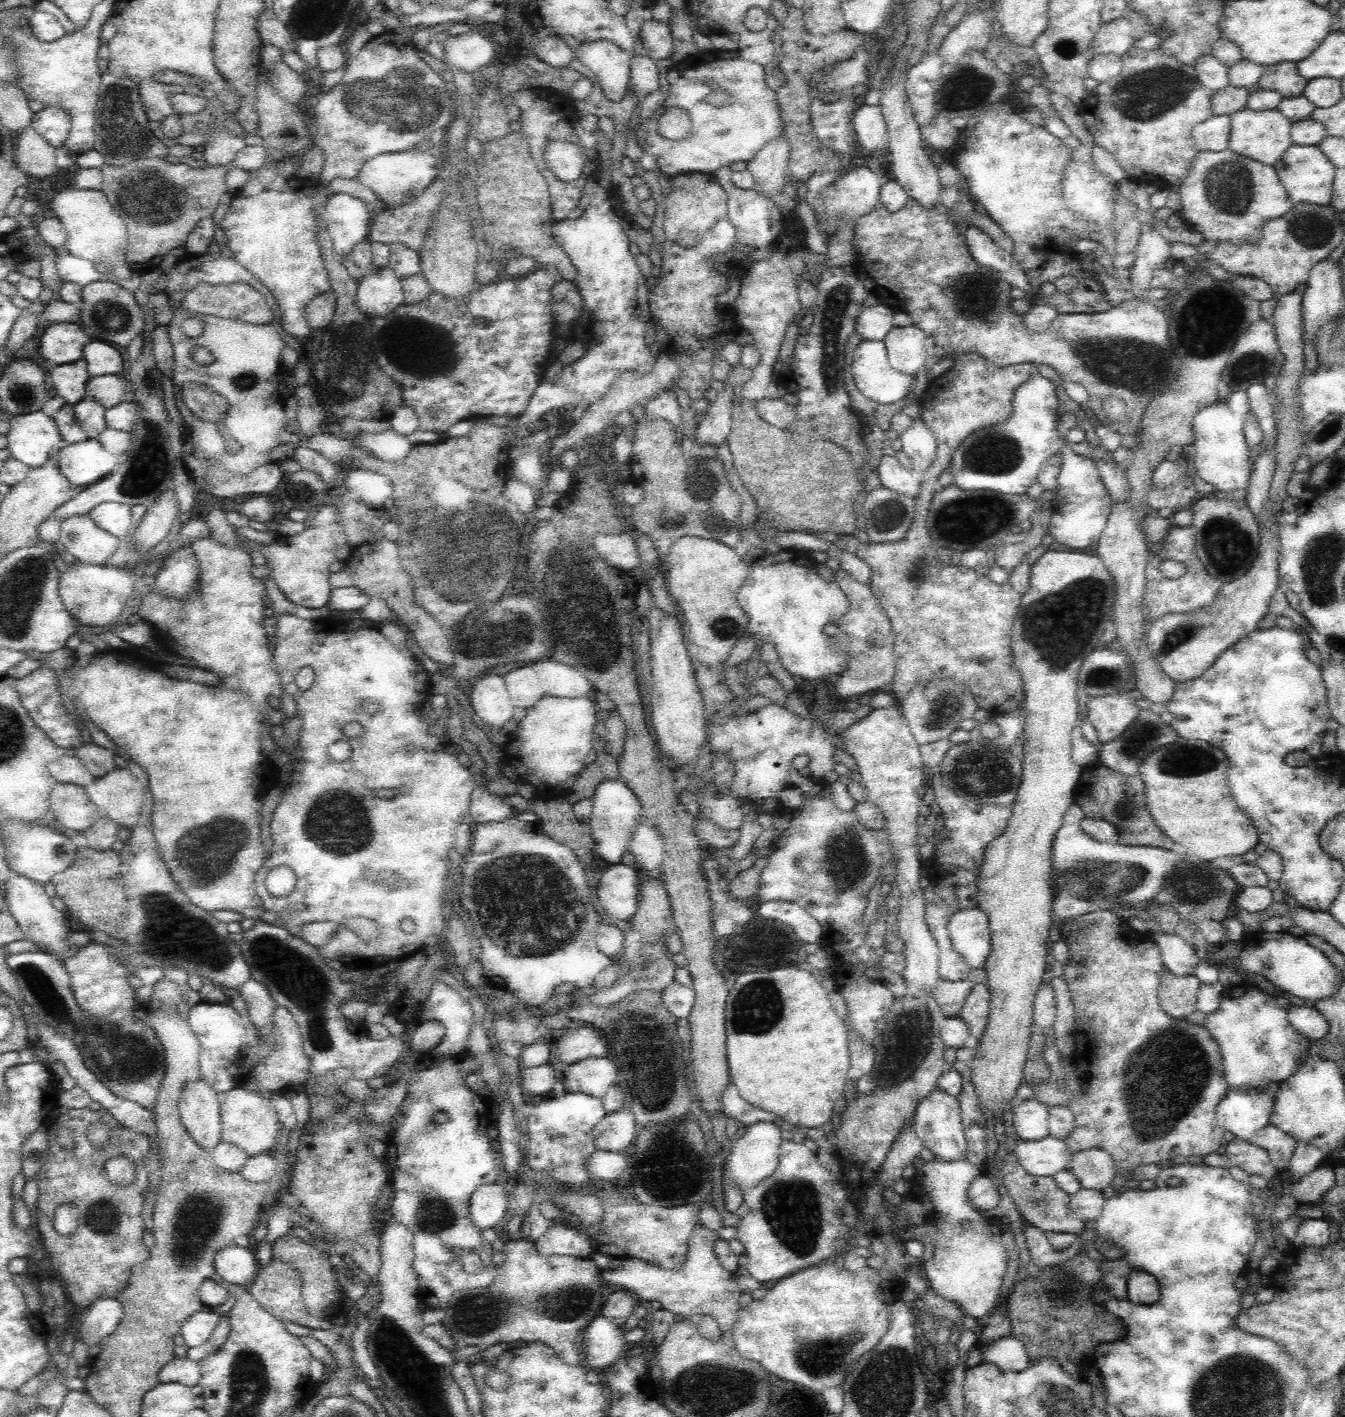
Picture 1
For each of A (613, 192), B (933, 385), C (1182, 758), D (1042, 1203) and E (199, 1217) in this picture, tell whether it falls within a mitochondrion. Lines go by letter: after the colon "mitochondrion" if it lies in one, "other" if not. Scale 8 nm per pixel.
A: other
B: other
C: mitochondrion
D: mitochondrion
E: mitochondrion

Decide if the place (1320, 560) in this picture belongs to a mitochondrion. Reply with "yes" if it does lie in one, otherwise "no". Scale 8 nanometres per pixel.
yes

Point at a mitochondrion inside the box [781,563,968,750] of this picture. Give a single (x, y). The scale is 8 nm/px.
(941, 710)

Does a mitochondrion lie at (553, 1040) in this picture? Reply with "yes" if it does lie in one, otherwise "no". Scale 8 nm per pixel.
no

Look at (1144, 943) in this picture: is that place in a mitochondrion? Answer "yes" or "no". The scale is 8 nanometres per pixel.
no

